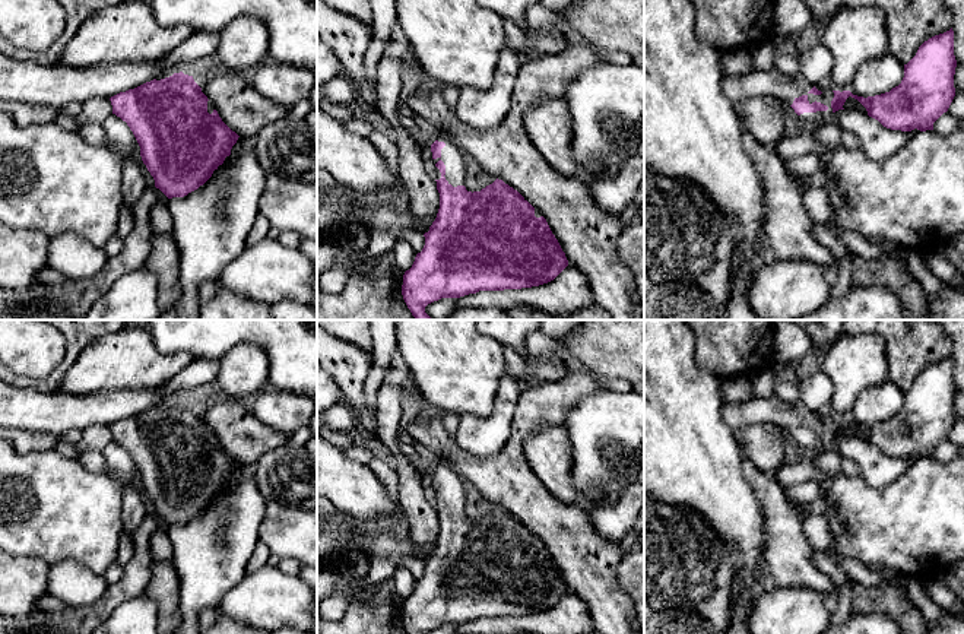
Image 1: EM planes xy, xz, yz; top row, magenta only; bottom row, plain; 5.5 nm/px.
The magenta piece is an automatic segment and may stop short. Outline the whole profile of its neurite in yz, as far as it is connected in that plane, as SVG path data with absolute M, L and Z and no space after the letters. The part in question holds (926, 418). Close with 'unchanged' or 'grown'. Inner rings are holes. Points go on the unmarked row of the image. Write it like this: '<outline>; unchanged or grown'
M951 355L925 368L904 392L901 410L881 422L863 425L850 418L821 419L800 402L789 403L776 394L765 399L754 396L741 403L724 402L722 416L736 434L754 424L774 424L792 434L808 456L830 448L852 424L887 456L926 459L933 457L933 450L948 438L955 424L955 394Z; grown

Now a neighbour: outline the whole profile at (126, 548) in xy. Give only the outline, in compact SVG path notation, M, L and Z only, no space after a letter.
M123 532L118 541L117 562L124 568L134 554L134 543L130 535Z

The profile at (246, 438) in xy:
M225 399L207 406L202 419L222 448L238 463L254 463L264 453L288 443L283 432L260 422L240 400Z

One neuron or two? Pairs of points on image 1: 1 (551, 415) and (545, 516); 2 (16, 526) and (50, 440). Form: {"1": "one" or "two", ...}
{"1": "one", "2": "two"}

